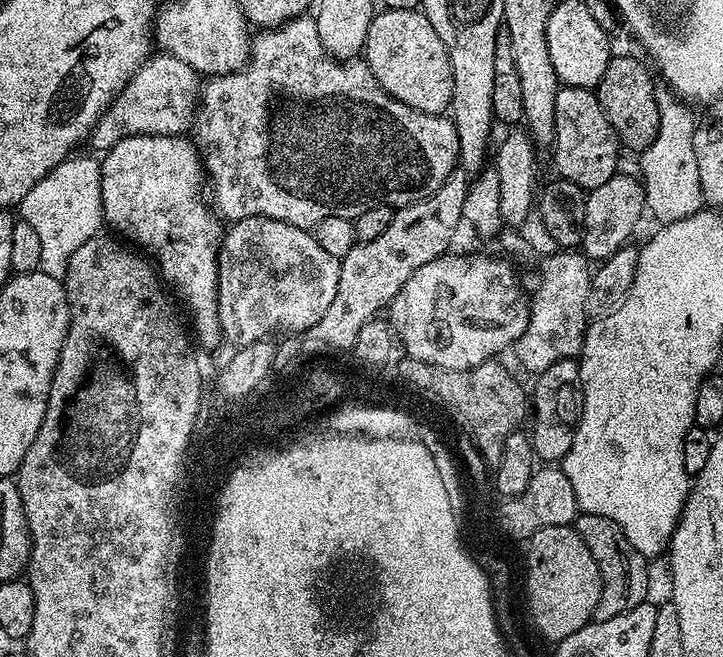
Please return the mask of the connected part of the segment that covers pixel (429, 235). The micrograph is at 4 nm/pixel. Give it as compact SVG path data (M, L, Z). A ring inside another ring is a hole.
M463 171L453 172L452 177L436 191L432 196L427 196L421 200L416 200L413 204L405 204L397 207L392 213L390 226L374 242L361 244L357 242L344 259L340 261L340 273L338 274L338 294L334 302L330 302L330 307L326 309L326 314L314 326L305 329L299 334L289 335L287 338L279 341L276 349L275 367L288 372L291 368L299 366L303 360L308 360L311 356L332 356L335 352L346 353L355 346L355 340L358 338L358 332L362 326L366 325L368 320L377 315L376 312L391 304L392 300L406 286L406 278L418 270L418 266L426 266L426 262L434 262L434 258L445 255L452 244L452 239L456 236L456 227L461 227L464 214L464 199L468 193L469 181L466 179Z

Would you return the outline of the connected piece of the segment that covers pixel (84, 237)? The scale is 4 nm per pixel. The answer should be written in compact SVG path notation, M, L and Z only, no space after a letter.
M79 155L63 160L57 168L50 170L46 178L38 181L34 190L30 190L30 194L26 194L26 198L18 205L19 215L27 224L34 226L42 242L39 271L57 278L67 276L68 263L74 250L97 235L105 223L100 160L97 157Z

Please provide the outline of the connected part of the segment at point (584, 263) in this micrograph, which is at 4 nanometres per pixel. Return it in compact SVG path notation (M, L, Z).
M557 250L552 255L545 255L540 272L544 277L536 288L536 293L531 293L530 307L528 310L528 325L514 345L516 360L531 374L545 372L554 362L562 362L579 357L580 347L584 344L584 334L590 323L590 317L586 311L586 298L589 296L592 285L592 268L587 256L580 250Z

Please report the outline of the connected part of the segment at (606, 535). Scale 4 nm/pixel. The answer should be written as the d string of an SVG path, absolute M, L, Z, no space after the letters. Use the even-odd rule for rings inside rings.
M580 512L574 521L576 533L586 542L590 554L594 554L594 562L598 562L598 570L602 578L602 594L596 607L595 619L605 620L618 614L626 614L626 610L634 610L634 606L645 603L648 596L648 564L649 561L624 537L624 532L610 518L602 518L598 514Z

